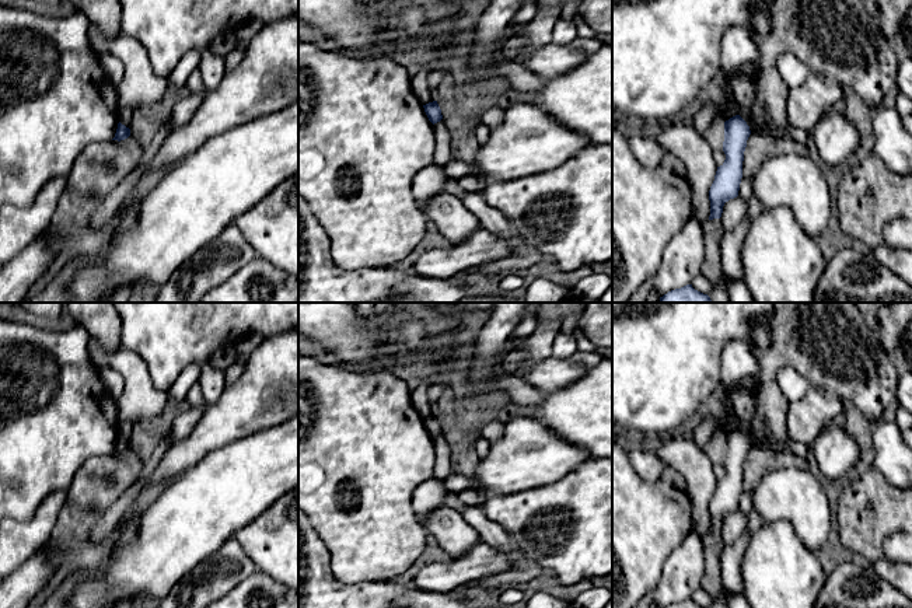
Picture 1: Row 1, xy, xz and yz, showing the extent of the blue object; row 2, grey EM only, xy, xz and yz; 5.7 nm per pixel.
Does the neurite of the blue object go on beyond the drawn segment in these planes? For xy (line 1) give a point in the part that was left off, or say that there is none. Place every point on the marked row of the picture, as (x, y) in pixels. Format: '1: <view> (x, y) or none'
1: none

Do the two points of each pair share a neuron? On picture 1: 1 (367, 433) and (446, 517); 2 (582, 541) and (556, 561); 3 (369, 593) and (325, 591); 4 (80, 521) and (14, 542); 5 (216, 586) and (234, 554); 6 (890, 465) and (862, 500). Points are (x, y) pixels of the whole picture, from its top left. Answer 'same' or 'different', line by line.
1: different
2: same
3: same
4: different
5: same
6: different

